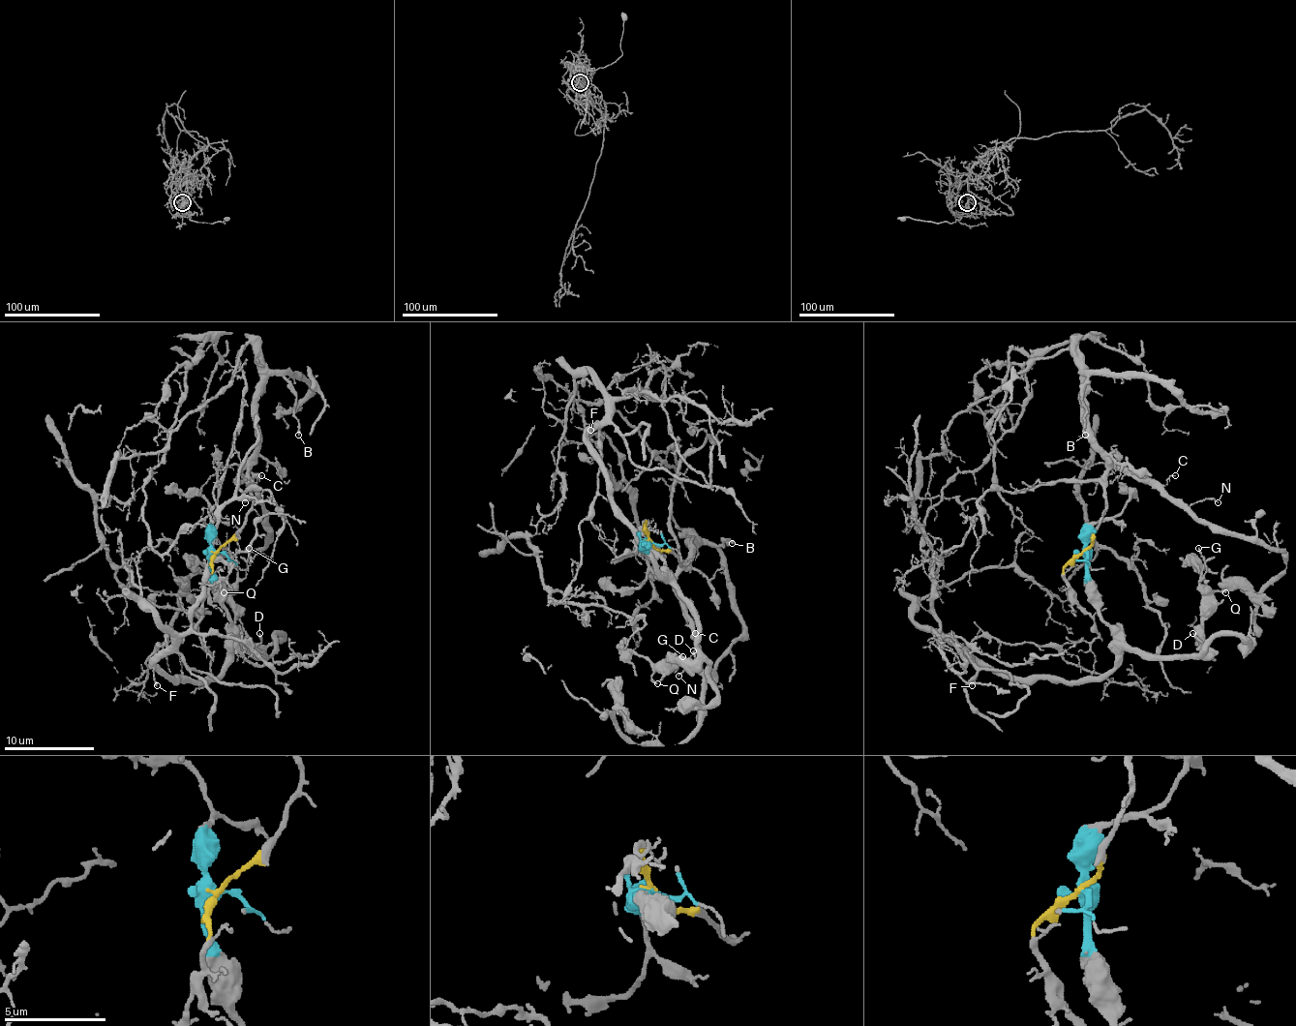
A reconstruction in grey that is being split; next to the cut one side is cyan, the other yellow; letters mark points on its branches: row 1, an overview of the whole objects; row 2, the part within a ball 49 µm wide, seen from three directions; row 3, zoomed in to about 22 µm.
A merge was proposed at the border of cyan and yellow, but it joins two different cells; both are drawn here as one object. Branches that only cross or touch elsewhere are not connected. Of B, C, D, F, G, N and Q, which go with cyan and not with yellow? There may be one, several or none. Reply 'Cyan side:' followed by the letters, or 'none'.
Cyan side: D, F, G, Q

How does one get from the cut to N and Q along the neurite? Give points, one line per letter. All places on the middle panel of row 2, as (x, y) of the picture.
N: (648, 541), (661, 550), (670, 550), (685, 563), (677, 590), (683, 618), (697, 643), (678, 677)
Q: (648, 541), (694, 618), (694, 658), (668, 660), (651, 674), (656, 683)

